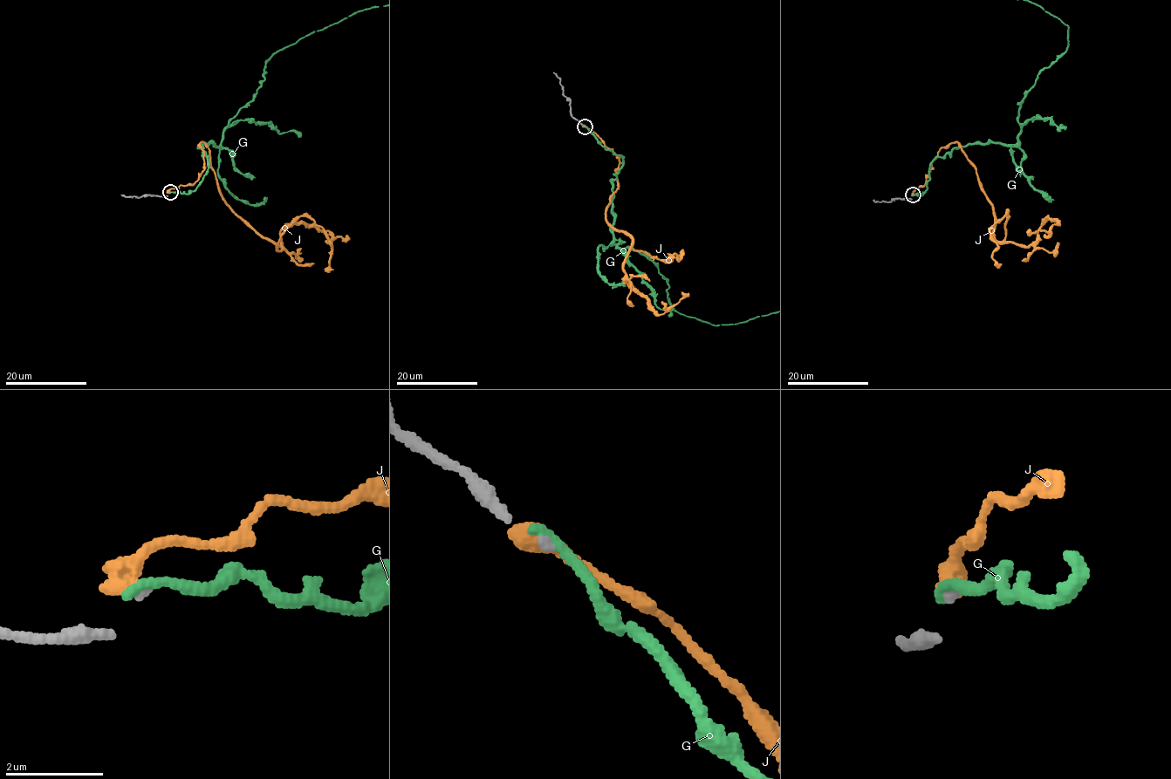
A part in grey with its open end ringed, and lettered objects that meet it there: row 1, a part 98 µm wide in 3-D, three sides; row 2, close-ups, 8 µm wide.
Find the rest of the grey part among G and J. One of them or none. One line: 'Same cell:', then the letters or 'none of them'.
Same cell: none of them

